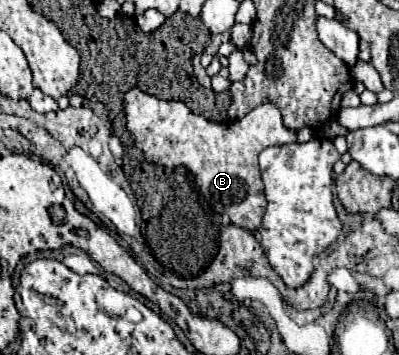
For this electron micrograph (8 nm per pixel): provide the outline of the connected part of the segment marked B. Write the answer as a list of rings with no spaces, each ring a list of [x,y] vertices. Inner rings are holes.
[[[139,88],[129,90],[123,98],[123,104],[125,104],[125,114],[127,114],[127,130],[133,134],[135,146],[139,150],[143,150],[143,154],[149,162],[169,166],[169,168],[185,166],[195,176],[195,182],[197,182],[203,198],[213,206],[215,212],[227,214],[231,218],[231,224],[237,224],[251,232],[255,232],[259,228],[267,202],[265,202],[265,194],[263,194],[263,182],[261,182],[261,174],[259,174],[257,156],[261,150],[269,148],[269,146],[283,146],[283,144],[297,140],[297,132],[283,124],[283,116],[273,102],[267,100],[261,106],[255,106],[253,110],[249,110],[247,116],[229,120],[223,124],[191,114],[191,110],[183,102],[175,102],[175,100],[165,102],[155,96],[143,94]]]

